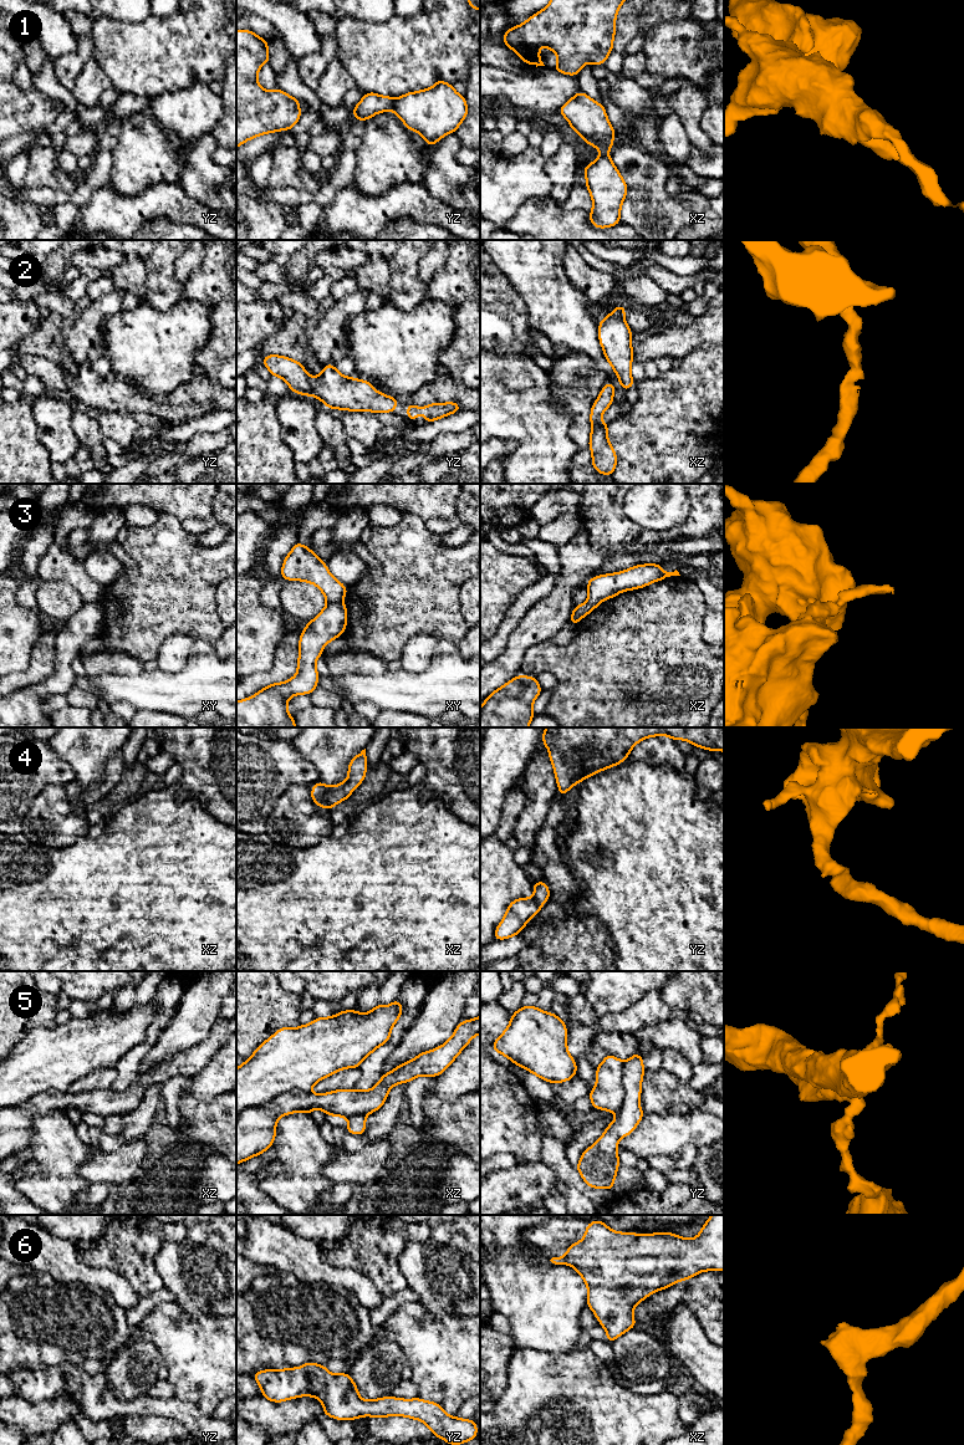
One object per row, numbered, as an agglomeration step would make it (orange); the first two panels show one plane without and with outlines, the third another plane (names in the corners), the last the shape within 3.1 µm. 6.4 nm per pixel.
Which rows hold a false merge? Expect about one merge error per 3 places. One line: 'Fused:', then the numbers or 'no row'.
Fused: 1, 3, 5

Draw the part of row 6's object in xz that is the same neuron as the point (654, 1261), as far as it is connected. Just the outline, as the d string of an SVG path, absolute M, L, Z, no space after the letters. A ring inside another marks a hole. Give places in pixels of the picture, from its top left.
M711 1215L695 1239L683 1239L673 1232L617 1232L605 1222L588 1222L585 1237L573 1242L567 1253L550 1260L570 1265L587 1285L587 1307L606 1329L608 1343L637 1327L633 1308L651 1293L687 1281L703 1271L724 1271L724 1215Z

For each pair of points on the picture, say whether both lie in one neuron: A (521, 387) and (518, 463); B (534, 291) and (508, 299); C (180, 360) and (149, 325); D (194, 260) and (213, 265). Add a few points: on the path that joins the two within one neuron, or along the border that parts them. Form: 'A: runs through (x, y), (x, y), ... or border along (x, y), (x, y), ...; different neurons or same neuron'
A: runs through (521, 406), (521, 444); same neuron
B: border along (501, 272), (524, 301), (528, 311), (528, 323); different neurons
C: runs through (172, 351), (159, 338), (158, 333); same neuron
D: border along (204, 253), (202, 264), (183, 285); different neurons

